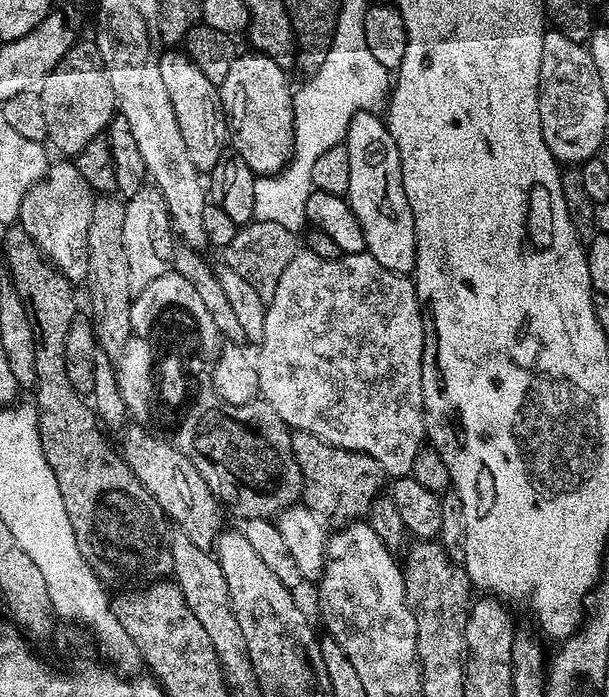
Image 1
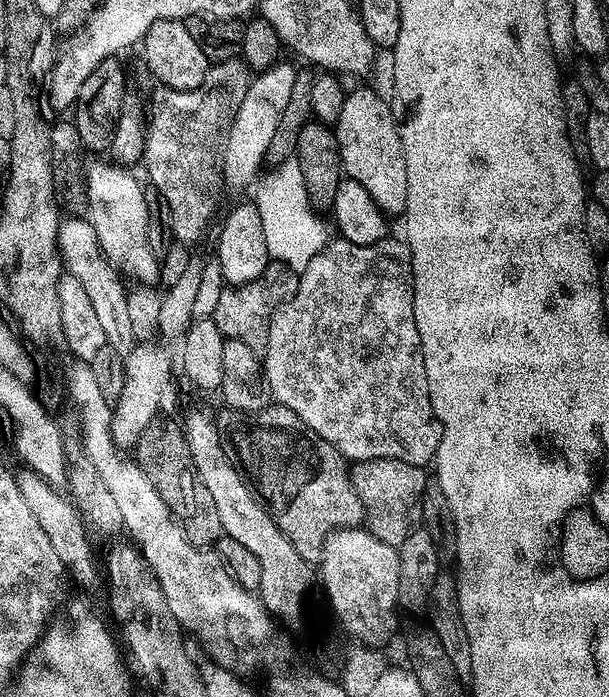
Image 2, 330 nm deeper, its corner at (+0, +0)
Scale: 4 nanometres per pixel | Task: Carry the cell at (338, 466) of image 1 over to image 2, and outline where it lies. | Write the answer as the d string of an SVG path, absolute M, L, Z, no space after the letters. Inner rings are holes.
M361 460L351 465L350 471L358 496L366 511L366 528L374 538L399 549L402 542L421 523L420 504L430 476L419 464L397 460Z

